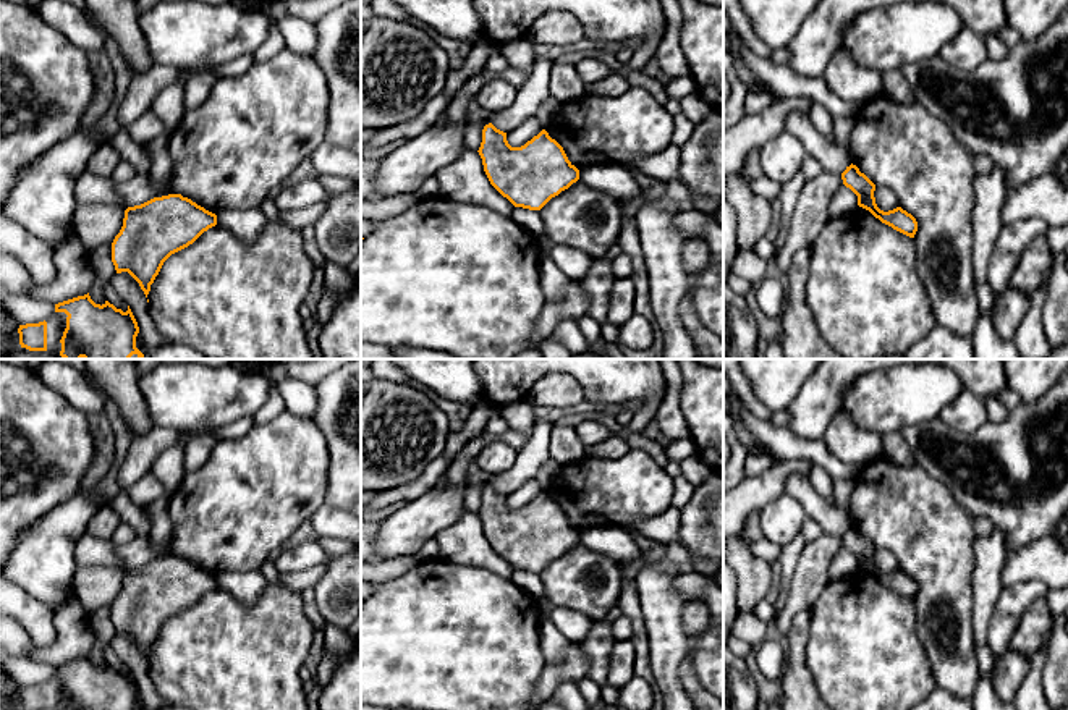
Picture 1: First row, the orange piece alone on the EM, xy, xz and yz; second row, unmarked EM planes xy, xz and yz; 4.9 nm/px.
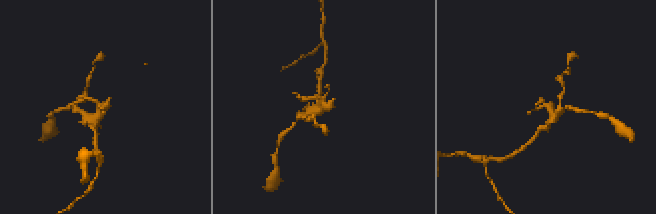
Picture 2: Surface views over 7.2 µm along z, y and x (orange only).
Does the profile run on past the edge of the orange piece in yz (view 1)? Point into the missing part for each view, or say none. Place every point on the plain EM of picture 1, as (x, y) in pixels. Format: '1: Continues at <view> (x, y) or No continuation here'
1: No continuation here

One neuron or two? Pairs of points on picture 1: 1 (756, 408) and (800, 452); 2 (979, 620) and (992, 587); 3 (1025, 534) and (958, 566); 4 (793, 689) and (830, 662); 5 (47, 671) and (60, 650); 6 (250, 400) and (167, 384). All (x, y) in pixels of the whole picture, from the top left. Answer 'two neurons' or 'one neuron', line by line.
1: two neurons
2: one neuron
3: two neurons
4: two neurons
5: two neurons
6: one neuron

